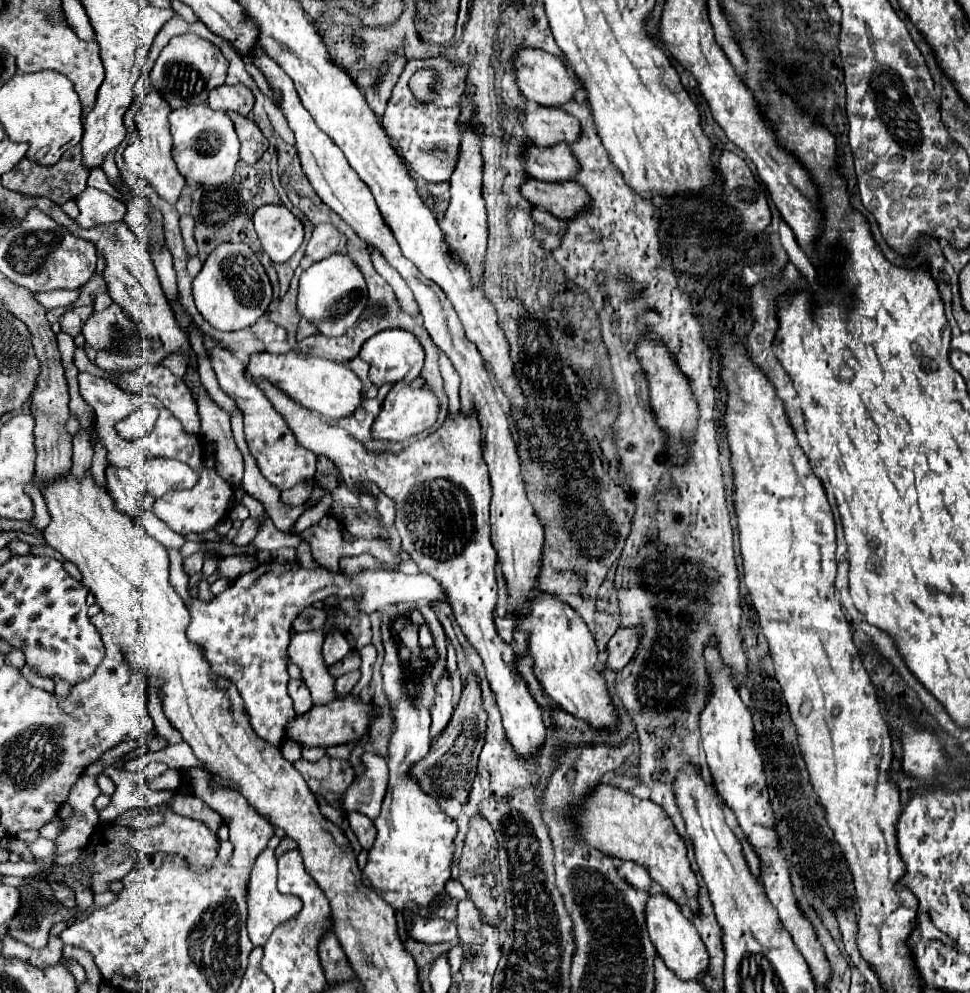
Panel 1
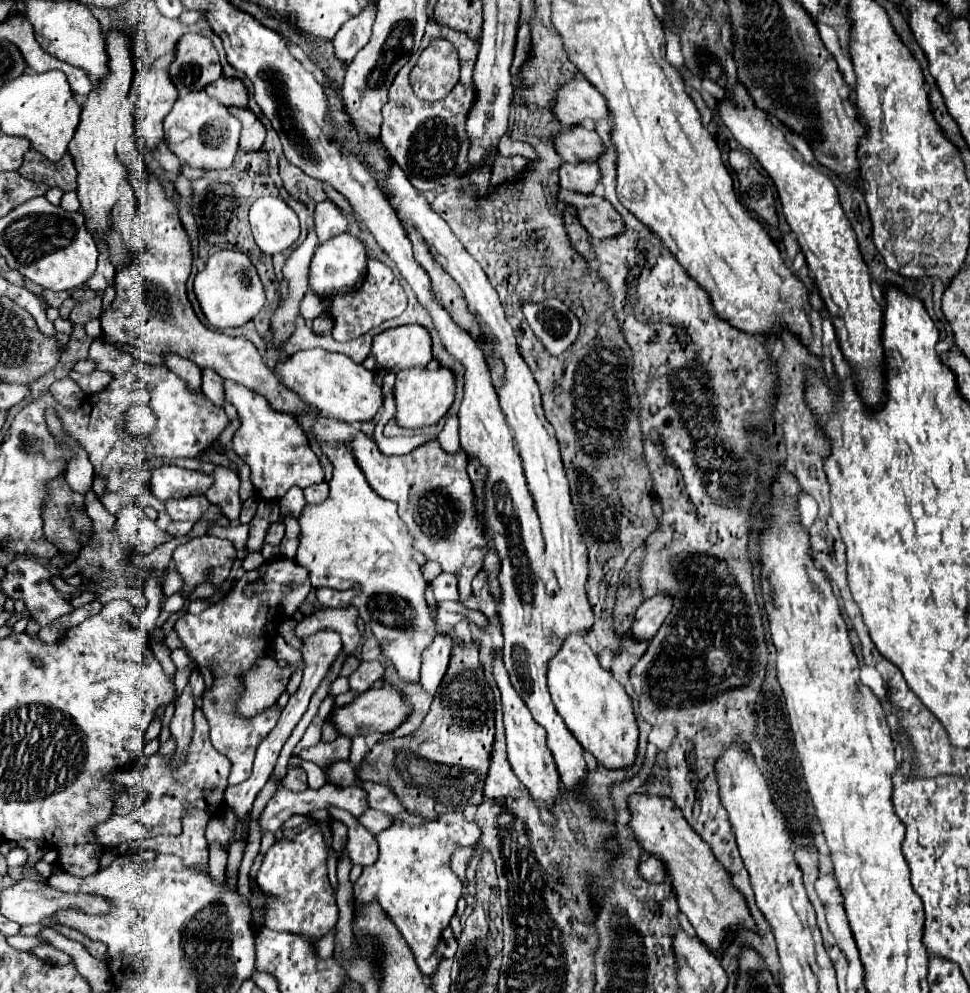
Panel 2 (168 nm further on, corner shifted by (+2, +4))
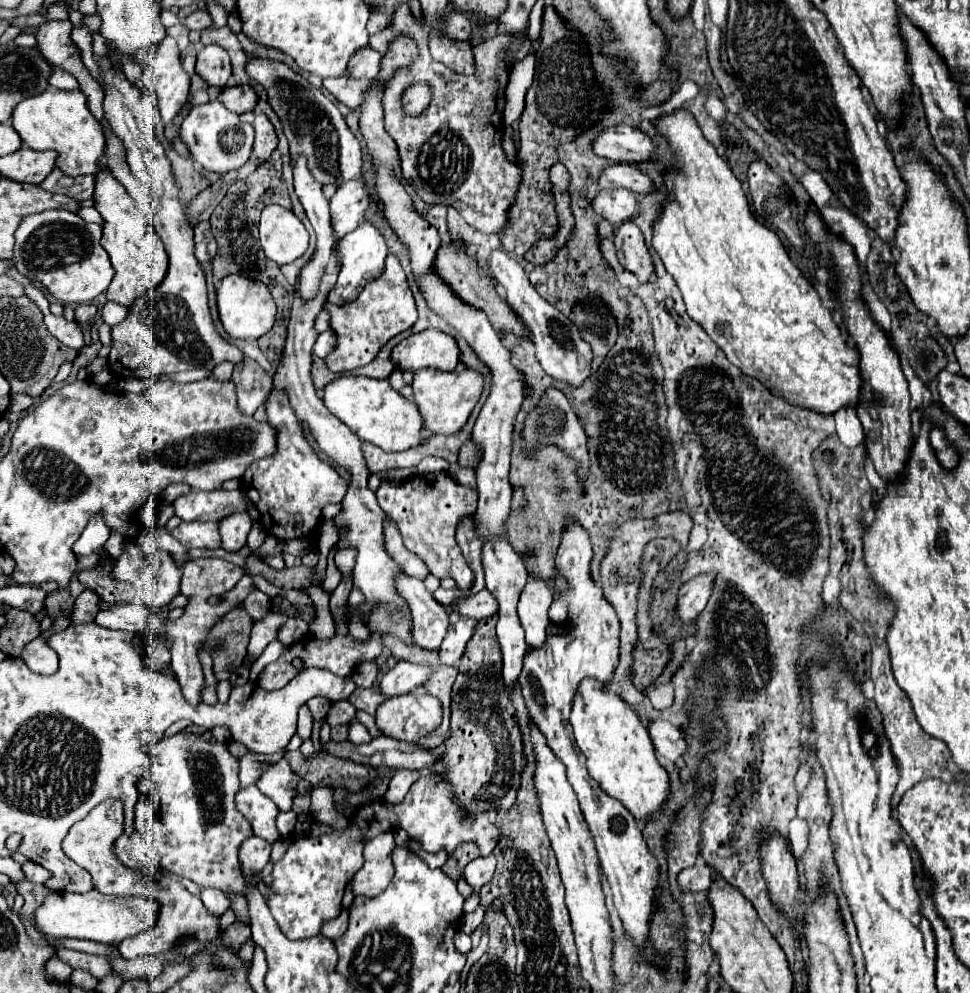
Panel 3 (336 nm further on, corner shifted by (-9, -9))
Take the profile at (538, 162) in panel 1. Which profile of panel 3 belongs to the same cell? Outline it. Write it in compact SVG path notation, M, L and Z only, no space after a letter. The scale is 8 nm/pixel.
M600 190L592 202L592 208L598 216L604 216L616 226L632 220L638 212L636 194L632 190Z

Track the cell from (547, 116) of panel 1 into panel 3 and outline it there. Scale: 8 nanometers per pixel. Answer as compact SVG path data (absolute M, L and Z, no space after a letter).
M608 162L608 166L602 168L598 186L604 190L606 188L628 188L632 192L648 192L652 188L652 182L646 174L642 174L632 164Z

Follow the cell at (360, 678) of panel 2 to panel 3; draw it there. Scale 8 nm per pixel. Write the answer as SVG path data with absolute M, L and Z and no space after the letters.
M398 662L394 668L390 668L386 674L380 676L378 690L384 698L392 698L418 688L428 676L430 676L428 666Z

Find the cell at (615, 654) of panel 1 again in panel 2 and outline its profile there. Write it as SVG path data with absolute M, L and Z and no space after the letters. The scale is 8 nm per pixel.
M663 593L647 599L637 609L637 615L633 621L633 635L637 639L651 639L659 631L659 627L667 619L667 615L671 613L671 607L673 607L671 597L667 597Z

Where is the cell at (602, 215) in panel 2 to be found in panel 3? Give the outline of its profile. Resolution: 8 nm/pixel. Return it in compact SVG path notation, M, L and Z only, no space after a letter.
M624 222L622 226L614 228L614 246L620 264L640 282L646 282L654 274L652 258L644 244L644 236L636 224Z

